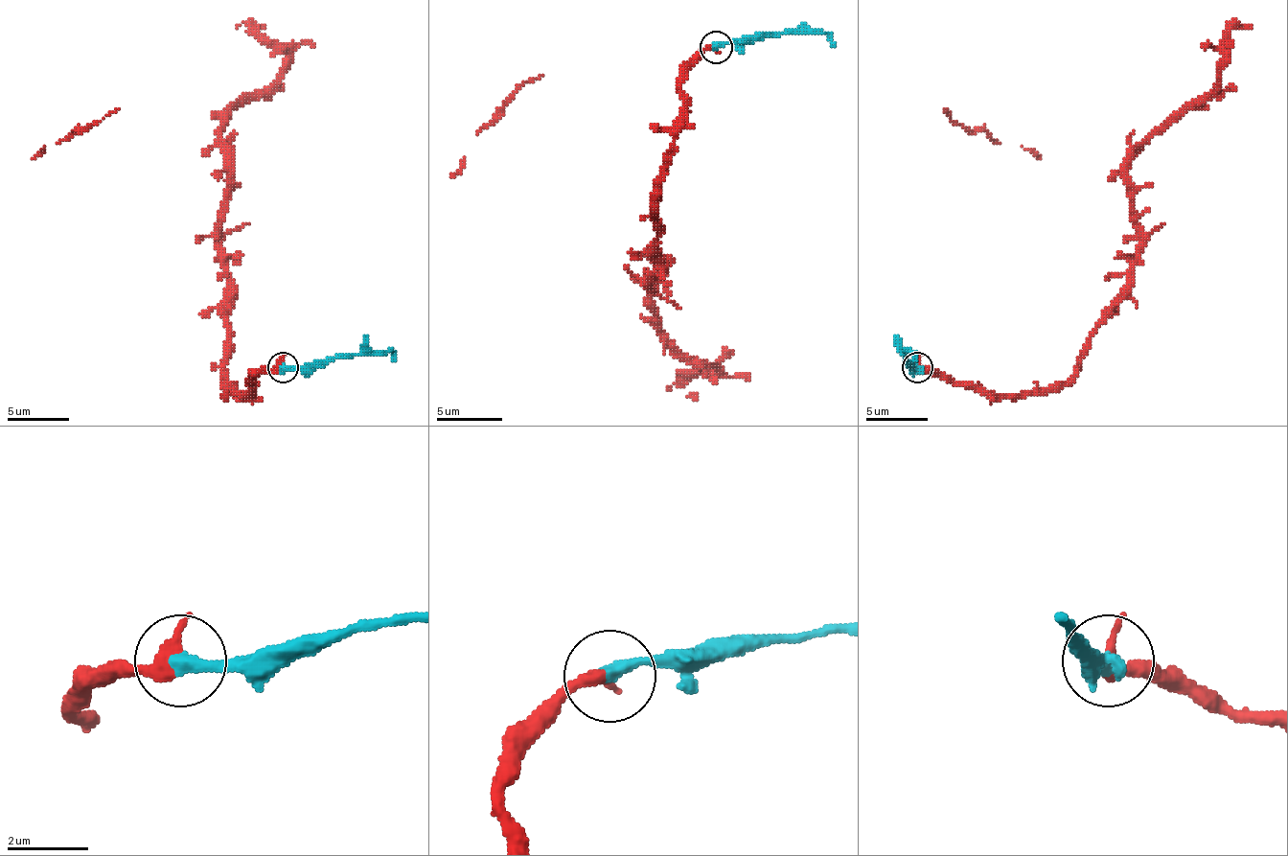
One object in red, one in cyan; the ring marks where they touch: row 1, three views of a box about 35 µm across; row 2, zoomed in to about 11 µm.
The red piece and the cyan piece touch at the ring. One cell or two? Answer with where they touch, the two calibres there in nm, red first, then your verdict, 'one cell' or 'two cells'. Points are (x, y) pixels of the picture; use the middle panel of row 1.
place (716, 47); calibres 300 and 360 nm; one cell

